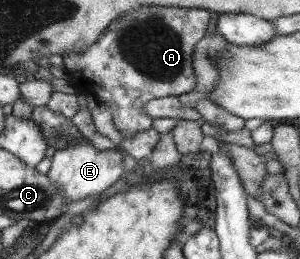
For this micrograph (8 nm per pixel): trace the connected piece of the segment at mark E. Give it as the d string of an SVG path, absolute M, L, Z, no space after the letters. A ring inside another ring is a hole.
M83 140L77 143L77 146L56 151L52 156L51 165L45 173L56 186L63 191L66 204L88 198L88 196L97 197L102 190L112 186L120 175L124 172L124 164L121 154L114 150L97 151L88 142Z

